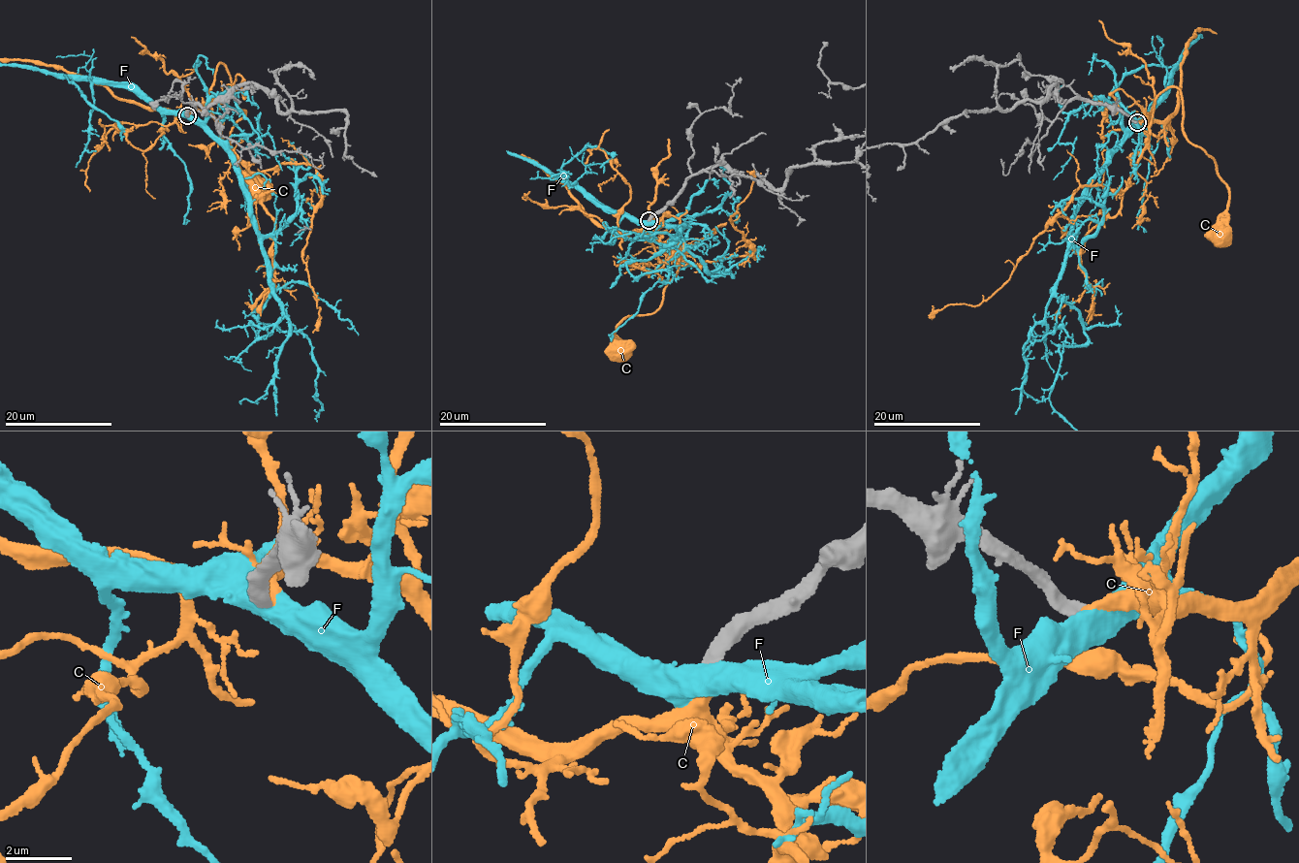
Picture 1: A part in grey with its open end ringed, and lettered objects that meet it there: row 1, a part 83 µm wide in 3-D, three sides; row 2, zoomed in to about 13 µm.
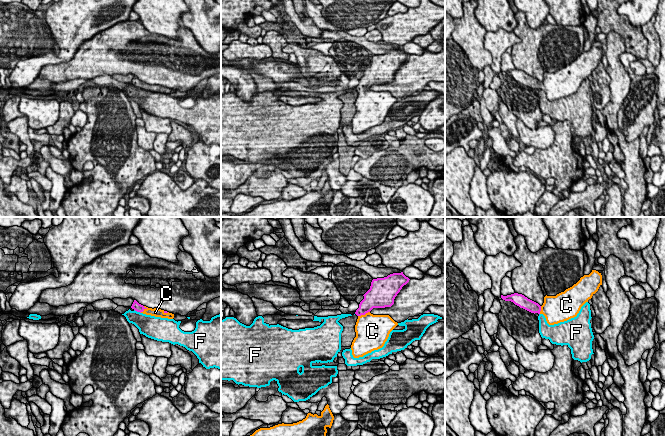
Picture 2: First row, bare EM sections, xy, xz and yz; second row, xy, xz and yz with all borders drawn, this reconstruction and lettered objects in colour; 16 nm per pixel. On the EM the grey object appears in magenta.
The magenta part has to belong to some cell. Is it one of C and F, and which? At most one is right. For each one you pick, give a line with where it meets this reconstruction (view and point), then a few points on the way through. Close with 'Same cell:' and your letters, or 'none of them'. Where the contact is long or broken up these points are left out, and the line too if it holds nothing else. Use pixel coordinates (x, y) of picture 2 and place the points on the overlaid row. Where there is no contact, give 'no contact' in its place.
C: contact xz (363, 314)
Same cell: C

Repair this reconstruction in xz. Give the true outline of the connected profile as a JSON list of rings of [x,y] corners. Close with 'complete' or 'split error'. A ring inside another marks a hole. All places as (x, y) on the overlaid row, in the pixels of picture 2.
[[[403,272],[393,273],[384,278],[372,280],[370,289],[363,295],[364,299],[360,302],[359,308],[355,312],[358,316],[355,325],[356,337],[351,345],[352,355],[354,358],[363,357],[364,355],[384,346],[390,332],[398,325],[398,323],[389,315],[373,315],[370,311],[373,308],[391,307],[394,304],[395,297],[402,287],[409,282],[409,280],[410,279],[406,277]]]; split error

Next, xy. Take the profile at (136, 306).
[[[134,300],[131,308],[137,312],[140,312],[140,313],[143,313],[146,315],[151,315],[151,316],[155,316],[155,317],[161,317],[161,318],[168,318],[168,319],[174,318],[174,314],[172,314],[172,313],[169,313],[169,312],[161,310],[161,309],[157,309],[157,308],[154,308],[154,309],[148,308],[146,306],[139,304],[136,300]]]; split error

